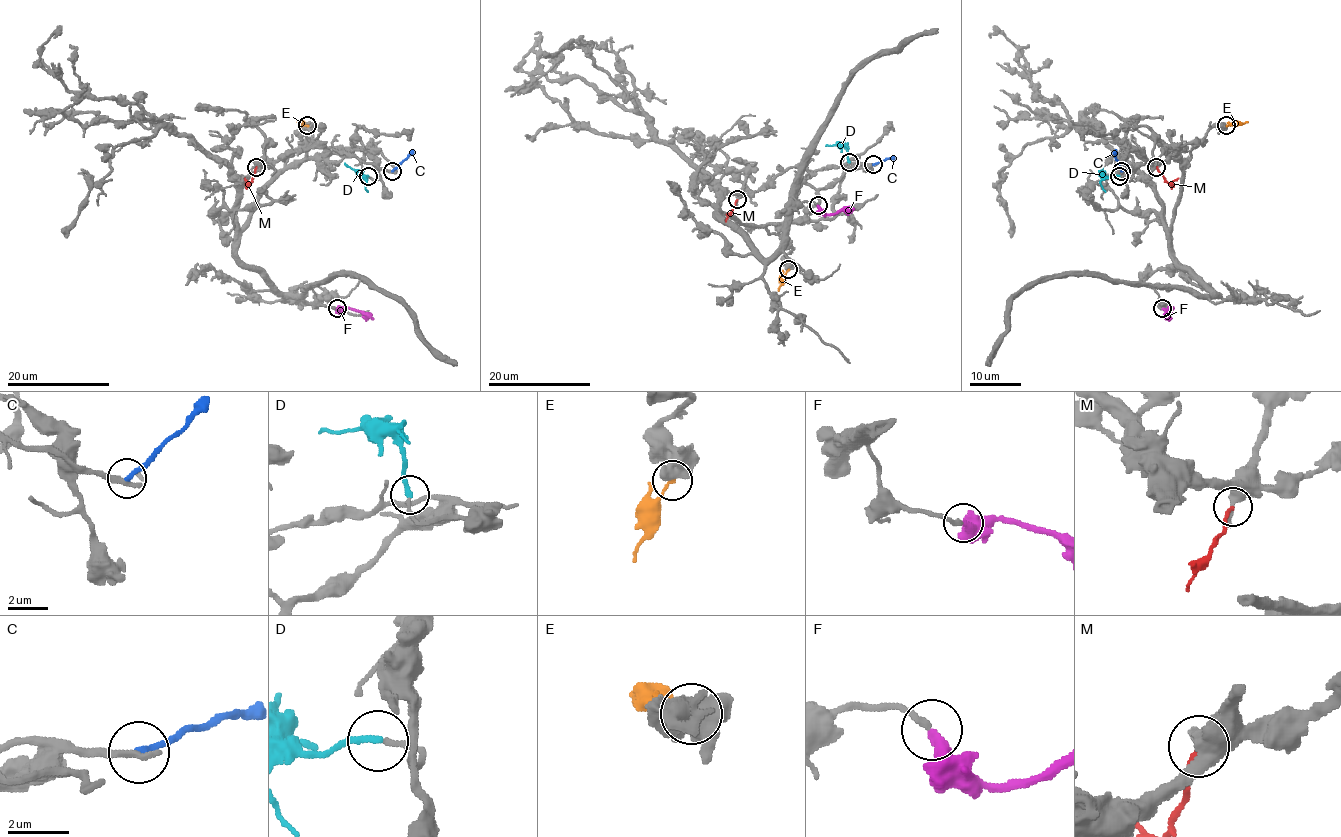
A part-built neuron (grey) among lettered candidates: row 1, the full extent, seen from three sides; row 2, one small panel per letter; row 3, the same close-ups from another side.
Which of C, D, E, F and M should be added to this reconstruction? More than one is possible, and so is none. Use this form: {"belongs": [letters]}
{"belongs": ["D", "F"]}

